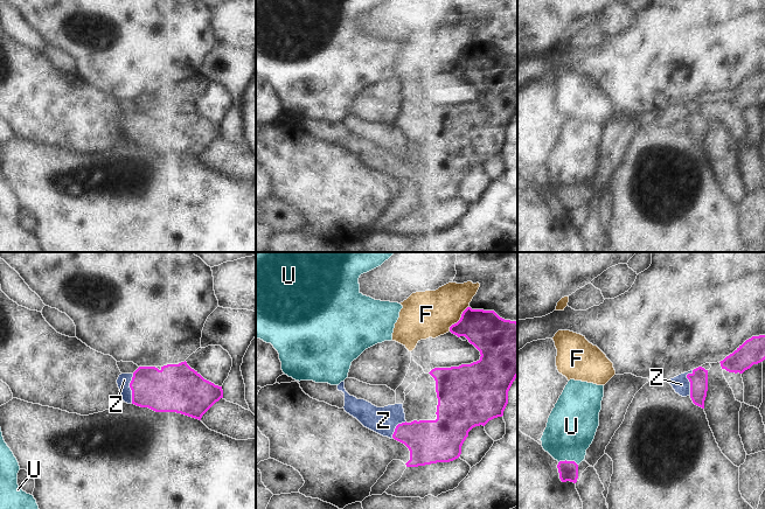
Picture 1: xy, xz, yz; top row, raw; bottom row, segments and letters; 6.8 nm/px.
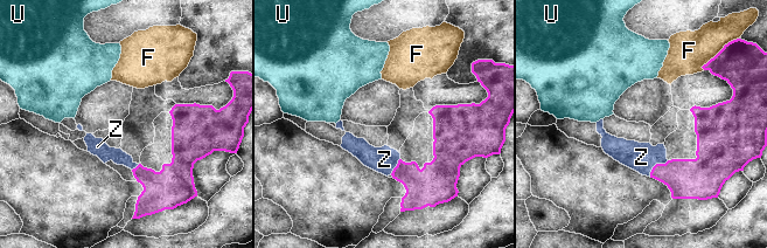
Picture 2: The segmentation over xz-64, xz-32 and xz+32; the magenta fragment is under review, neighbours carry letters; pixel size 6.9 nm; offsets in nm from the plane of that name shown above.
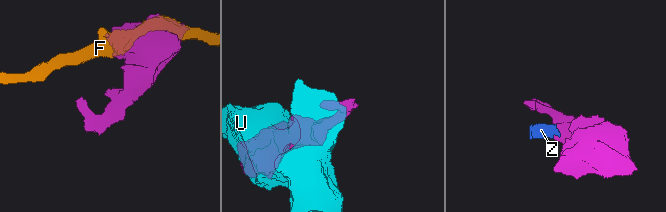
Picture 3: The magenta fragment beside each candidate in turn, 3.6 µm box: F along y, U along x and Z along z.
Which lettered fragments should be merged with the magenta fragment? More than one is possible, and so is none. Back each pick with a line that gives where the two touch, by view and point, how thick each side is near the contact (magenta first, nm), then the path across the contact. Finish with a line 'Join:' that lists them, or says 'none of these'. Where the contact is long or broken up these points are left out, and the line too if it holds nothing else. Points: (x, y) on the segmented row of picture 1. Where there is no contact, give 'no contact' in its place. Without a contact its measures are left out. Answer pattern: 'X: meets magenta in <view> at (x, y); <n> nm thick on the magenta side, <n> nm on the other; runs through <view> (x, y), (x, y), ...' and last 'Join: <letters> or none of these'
Z: meets magenta in xy at (131, 389); 300 nm thick on the magenta side, 90 nm on the other; runs through xy (167, 390), (131, 389), (124, 379)
Join: Z

